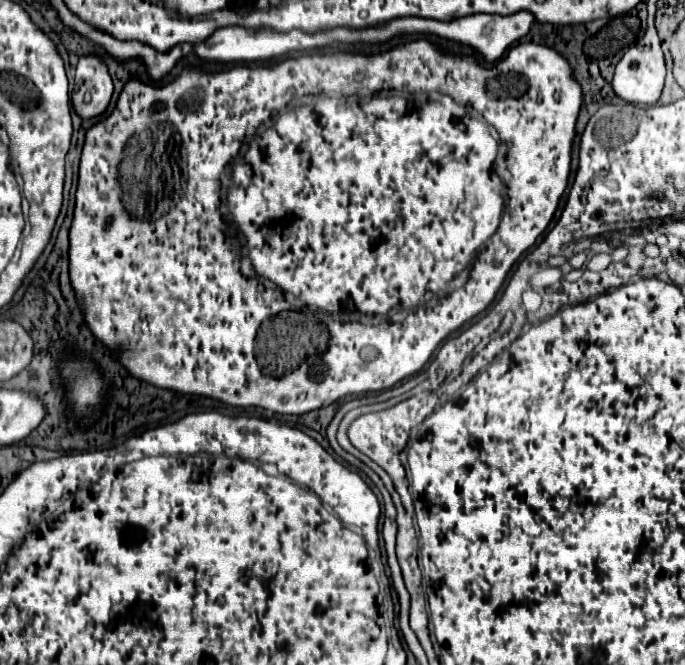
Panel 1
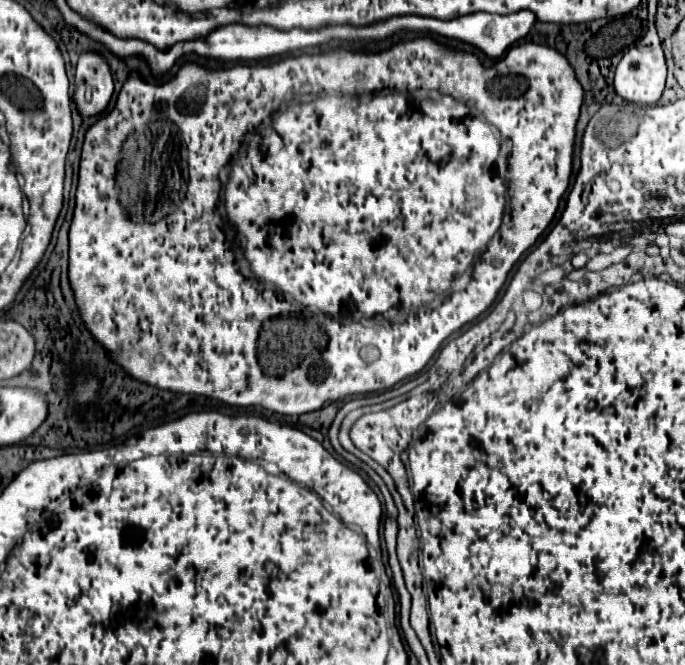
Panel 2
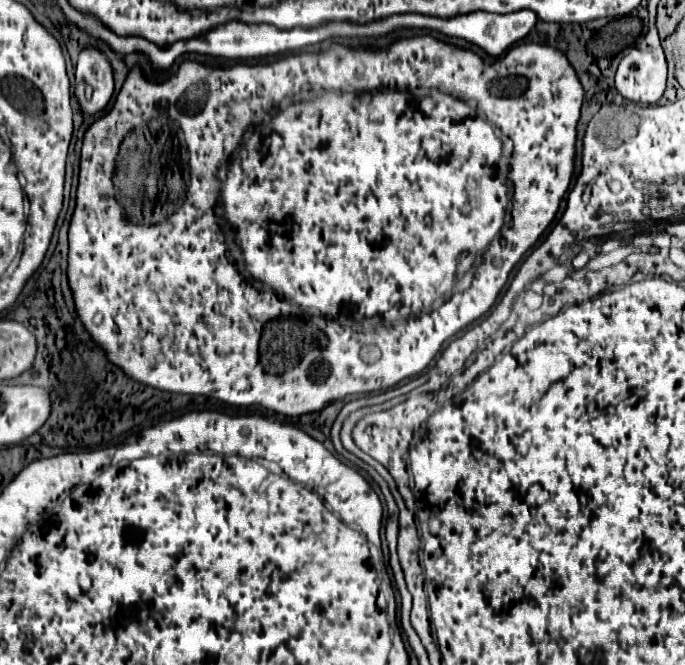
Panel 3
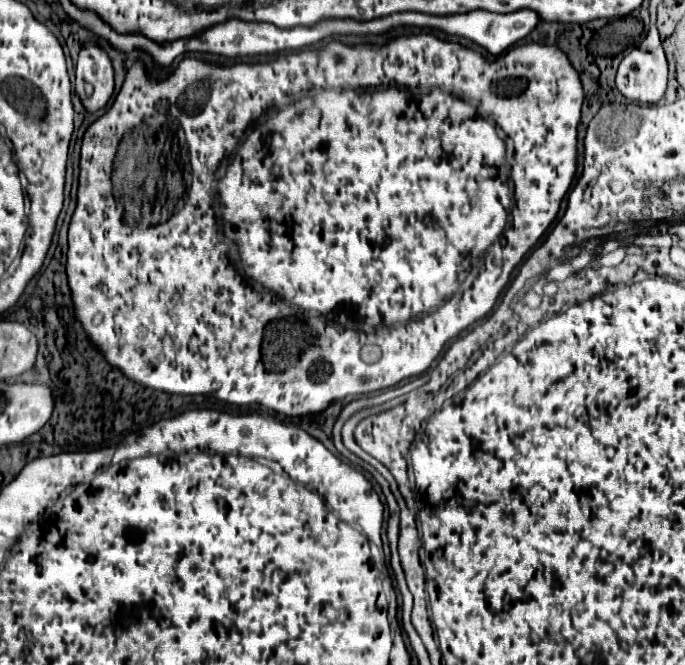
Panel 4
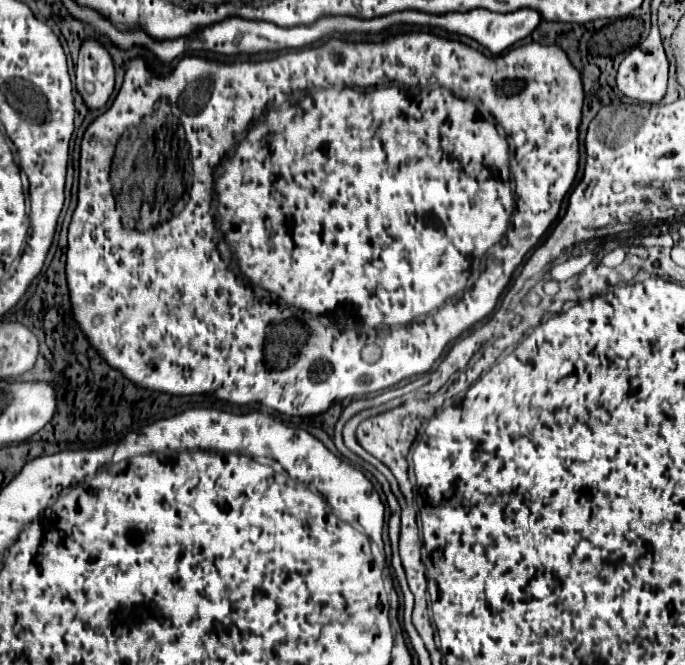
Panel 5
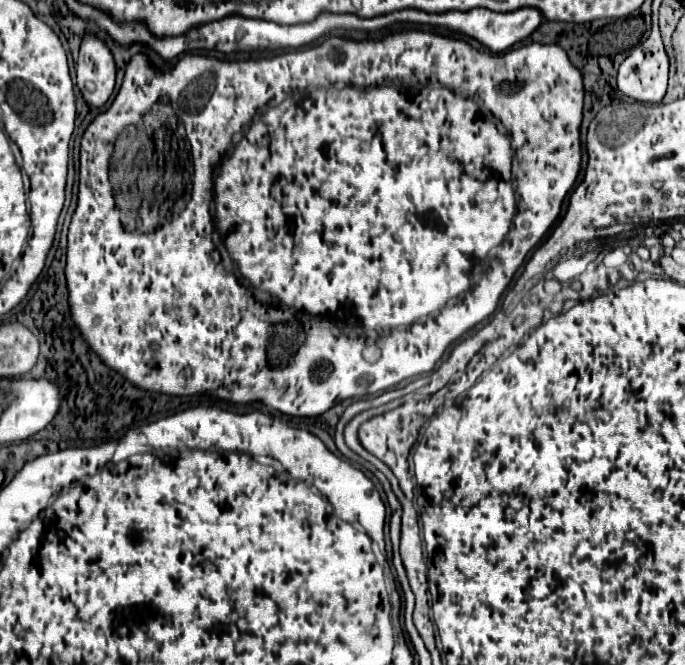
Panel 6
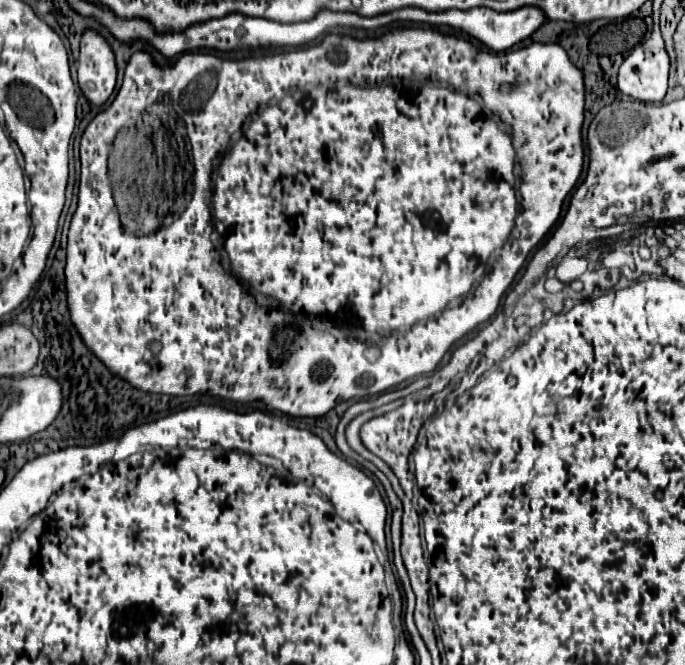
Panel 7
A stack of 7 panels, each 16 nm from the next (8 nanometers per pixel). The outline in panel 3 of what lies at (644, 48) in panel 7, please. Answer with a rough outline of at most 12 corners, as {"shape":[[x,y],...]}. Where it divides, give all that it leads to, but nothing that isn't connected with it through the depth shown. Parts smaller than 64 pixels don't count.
{"shape":[[652,20],[620,60],[614,86],[636,104],[656,104],[666,58]]}

